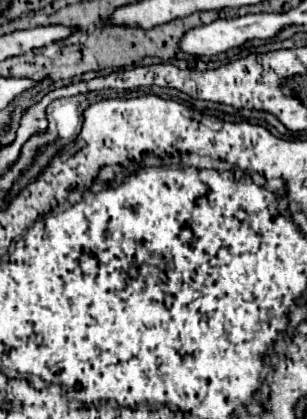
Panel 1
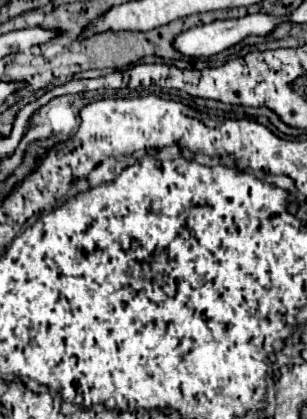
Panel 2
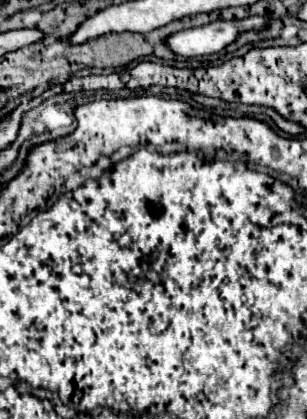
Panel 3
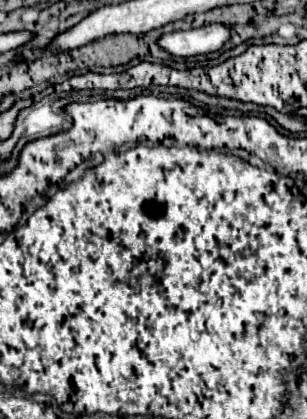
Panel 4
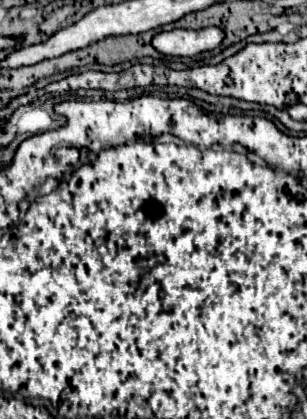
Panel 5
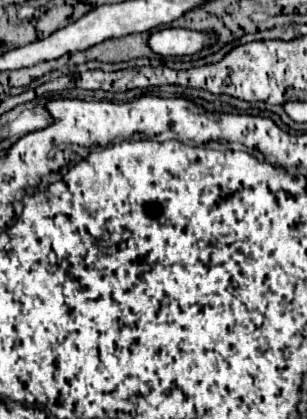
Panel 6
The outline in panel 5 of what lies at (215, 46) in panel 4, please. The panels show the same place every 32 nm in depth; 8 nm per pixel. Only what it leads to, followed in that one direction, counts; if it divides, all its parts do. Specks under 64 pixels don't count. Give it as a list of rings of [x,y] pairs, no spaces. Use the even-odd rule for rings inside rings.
[[[208,26],[202,30],[170,30],[154,36],[152,44],[158,52],[168,56],[194,56],[200,52],[214,50],[226,38],[224,30],[218,26]]]

